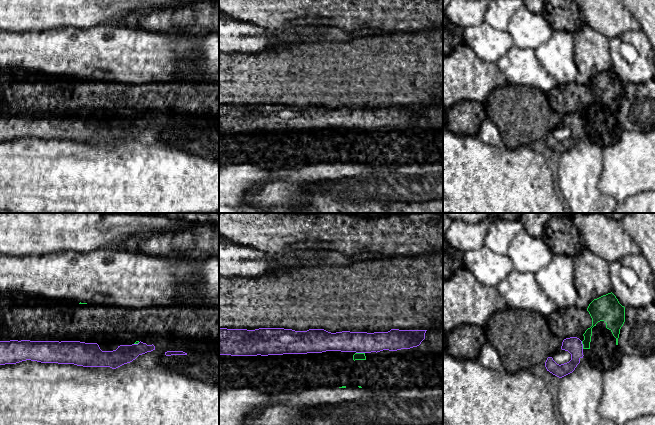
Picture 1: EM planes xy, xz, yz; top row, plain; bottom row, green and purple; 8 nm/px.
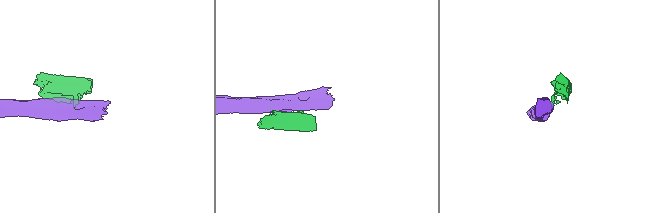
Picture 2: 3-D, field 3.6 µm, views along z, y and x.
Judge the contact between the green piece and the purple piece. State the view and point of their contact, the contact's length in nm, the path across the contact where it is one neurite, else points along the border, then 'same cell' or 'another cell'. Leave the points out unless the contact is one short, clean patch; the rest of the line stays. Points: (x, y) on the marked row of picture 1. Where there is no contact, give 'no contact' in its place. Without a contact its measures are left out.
contact xz (360, 353); length 70 nm; border xz (356, 352), (364, 353); another cell

